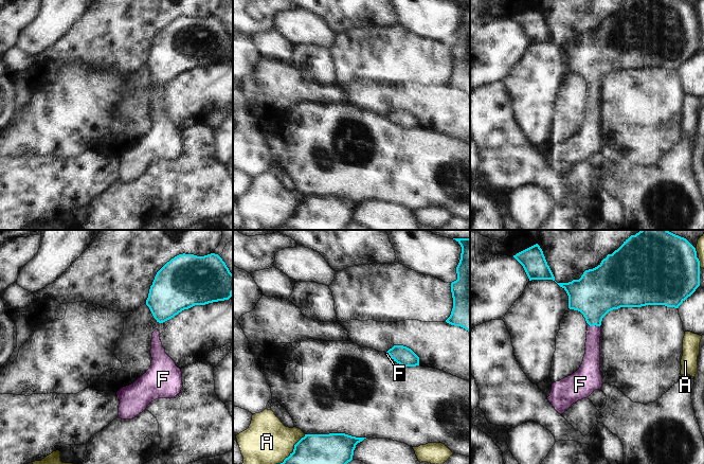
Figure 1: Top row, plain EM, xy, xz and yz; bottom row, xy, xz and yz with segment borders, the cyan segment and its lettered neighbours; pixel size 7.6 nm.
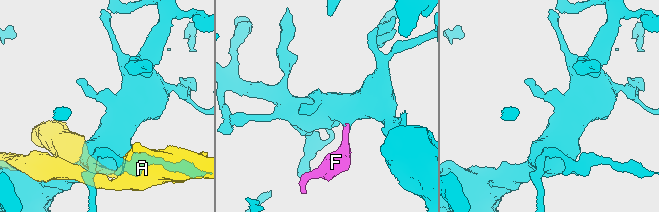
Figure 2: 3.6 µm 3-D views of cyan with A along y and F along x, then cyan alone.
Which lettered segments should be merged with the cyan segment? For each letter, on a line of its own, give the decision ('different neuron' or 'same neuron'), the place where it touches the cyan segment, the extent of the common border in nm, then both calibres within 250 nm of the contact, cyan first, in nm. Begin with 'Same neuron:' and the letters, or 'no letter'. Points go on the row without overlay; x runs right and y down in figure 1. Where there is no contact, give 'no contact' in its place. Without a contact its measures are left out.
Same neuron: F
A: different neuron; meets cyan in xz at (289, 218); contact 380 nm long; 420 nm thick on the cyan side, 360 nm on the other
F: same neuron; meets cyan in yz at (595, 87); contact 100 nm long; 340 nm thick on the cyan side, 130 nm on the other

